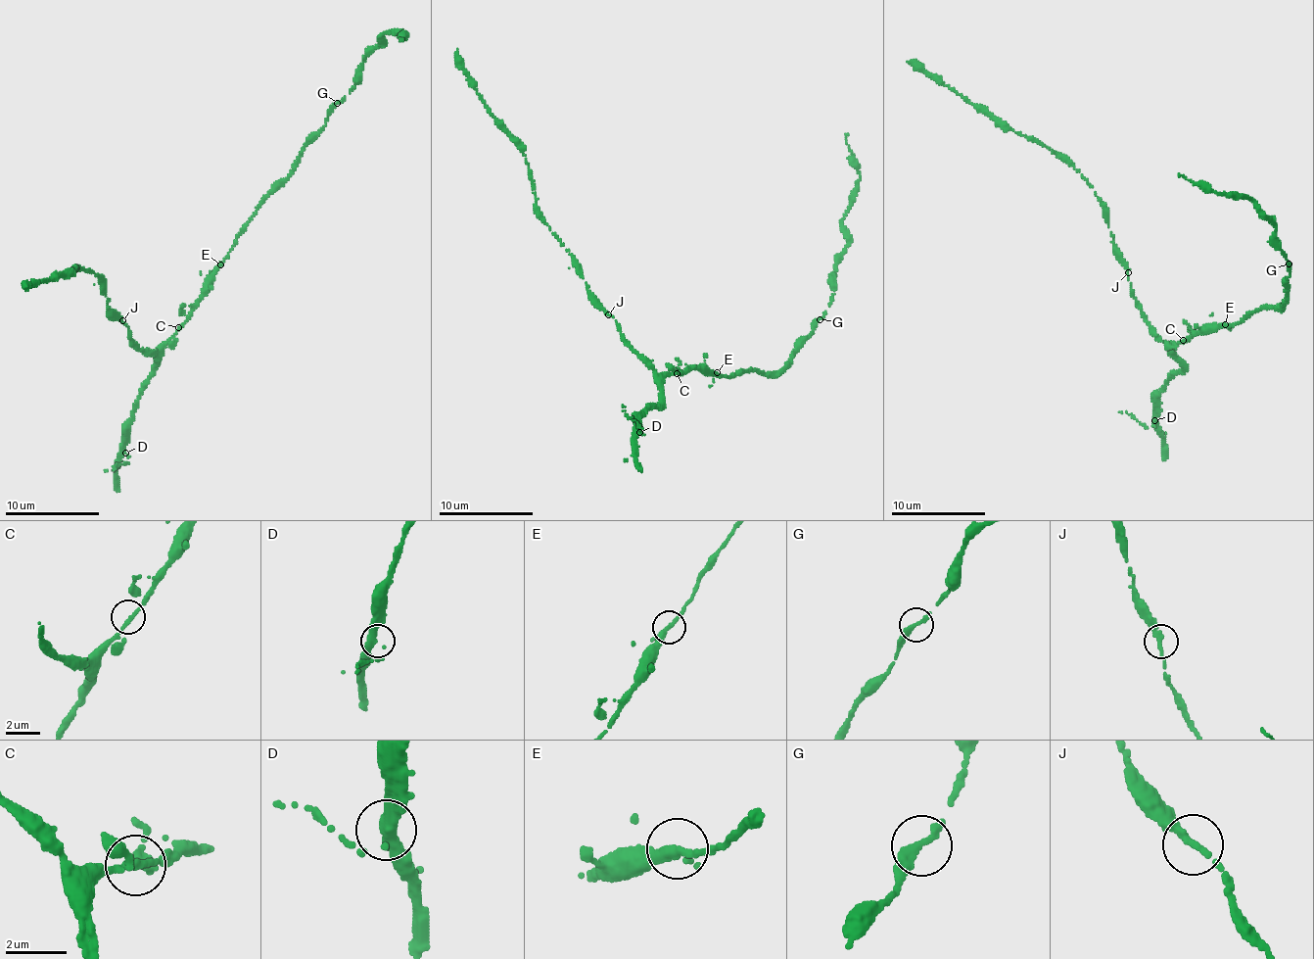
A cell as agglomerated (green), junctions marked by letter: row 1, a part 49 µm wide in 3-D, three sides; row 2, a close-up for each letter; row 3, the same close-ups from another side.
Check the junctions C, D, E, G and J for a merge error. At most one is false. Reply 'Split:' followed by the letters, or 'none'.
Split: none

